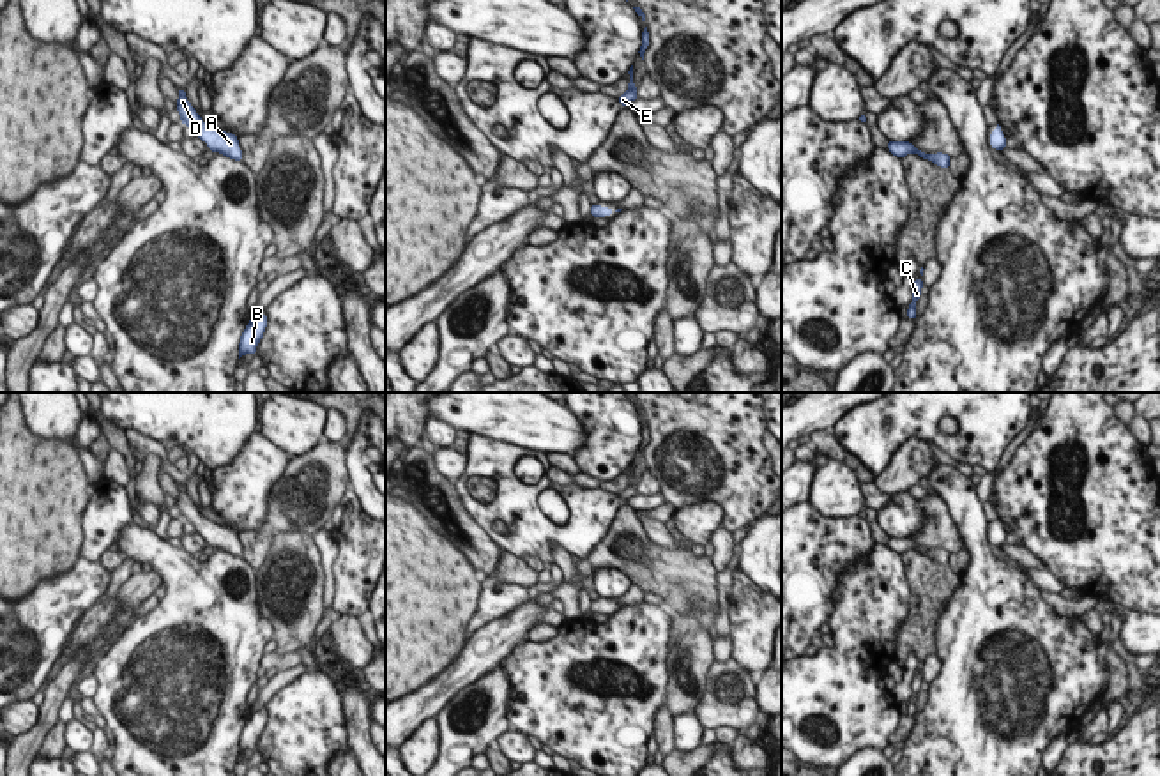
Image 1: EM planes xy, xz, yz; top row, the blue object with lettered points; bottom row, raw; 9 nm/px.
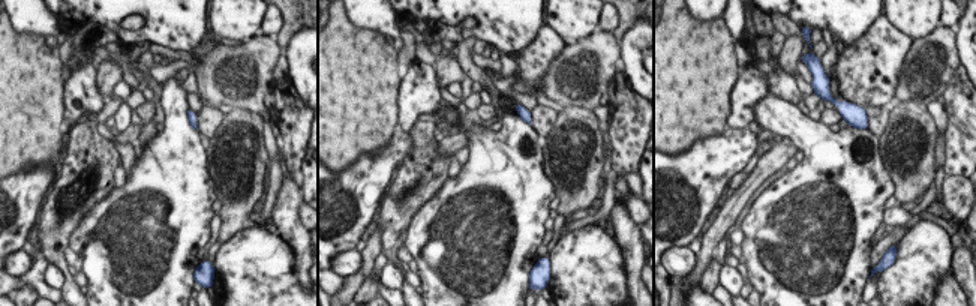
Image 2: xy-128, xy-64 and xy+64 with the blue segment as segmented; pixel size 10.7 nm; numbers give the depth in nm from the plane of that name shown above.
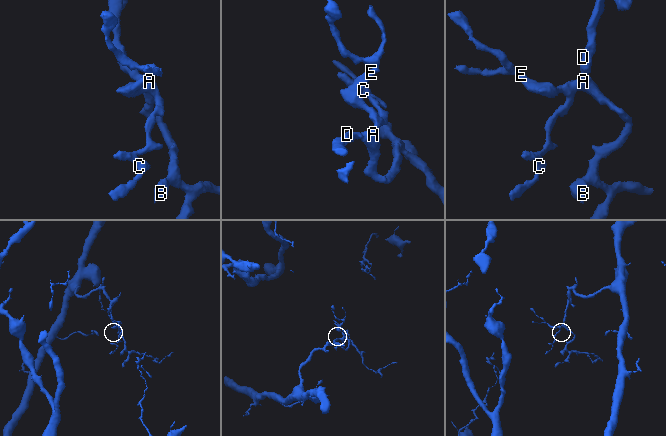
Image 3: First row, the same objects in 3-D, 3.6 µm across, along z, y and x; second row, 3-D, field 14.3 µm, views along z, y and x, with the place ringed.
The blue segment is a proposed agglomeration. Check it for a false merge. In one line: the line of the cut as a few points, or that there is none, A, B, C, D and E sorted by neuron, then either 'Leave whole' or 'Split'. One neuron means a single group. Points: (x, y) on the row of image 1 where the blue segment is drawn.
No split. Groups: A B C D E. Leave whole

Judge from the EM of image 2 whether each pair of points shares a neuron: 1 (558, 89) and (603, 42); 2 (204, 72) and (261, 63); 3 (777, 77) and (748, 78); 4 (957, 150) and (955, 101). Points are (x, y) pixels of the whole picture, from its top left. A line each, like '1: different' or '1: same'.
1: same
2: same
3: different
4: same

